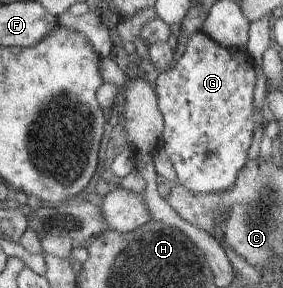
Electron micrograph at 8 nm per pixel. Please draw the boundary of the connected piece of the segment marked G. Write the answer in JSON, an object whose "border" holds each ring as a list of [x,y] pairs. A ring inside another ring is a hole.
{"border":[[[202,30],[195,32],[182,45],[176,64],[155,79],[155,95],[164,119],[162,148],[175,169],[179,186],[193,193],[219,193],[234,187],[237,173],[245,167],[253,143],[255,79],[252,55],[239,49],[227,49]]]}

